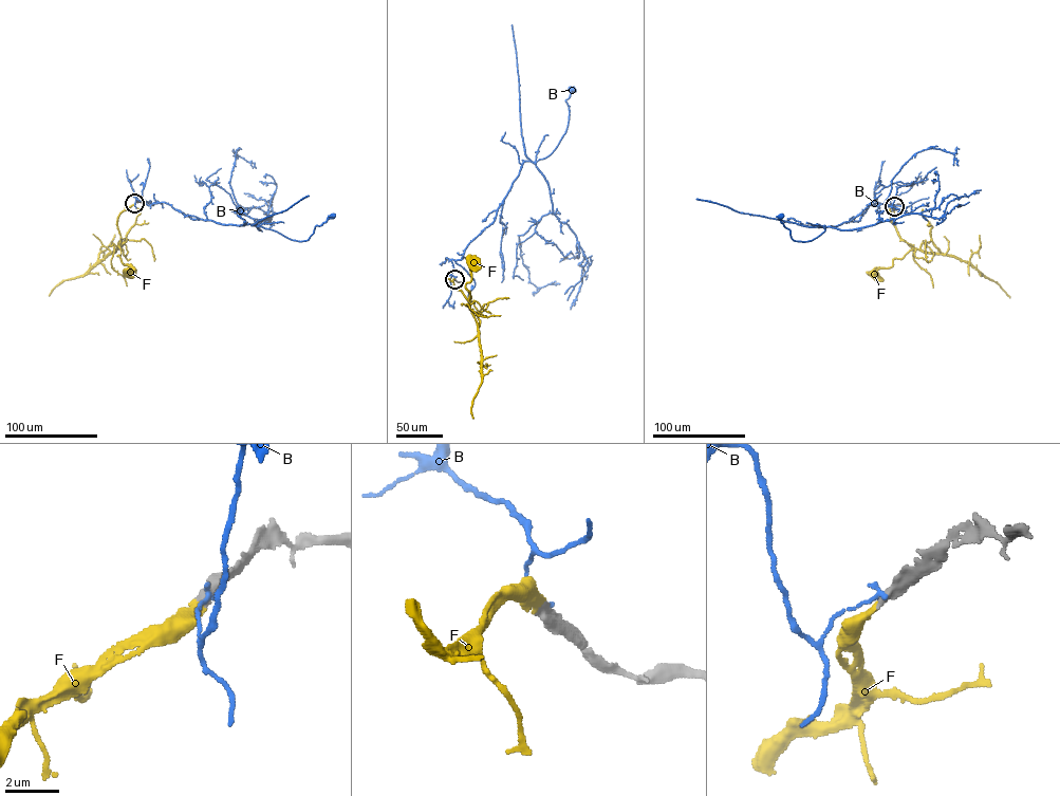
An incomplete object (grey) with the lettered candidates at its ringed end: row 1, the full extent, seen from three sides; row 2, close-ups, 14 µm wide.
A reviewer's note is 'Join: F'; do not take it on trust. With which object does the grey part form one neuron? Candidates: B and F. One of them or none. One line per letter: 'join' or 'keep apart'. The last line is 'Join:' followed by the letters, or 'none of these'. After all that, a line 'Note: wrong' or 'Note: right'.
B: keep apart
F: join
Join: F
Note: right

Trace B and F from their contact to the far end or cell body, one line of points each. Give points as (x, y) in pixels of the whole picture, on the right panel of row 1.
B: (894, 206), (876, 201), (858, 221), (819, 225), (806, 241), (794, 240), (780, 216)
F: (894, 206), (889, 214), (891, 221), (913, 248), (873, 275)

